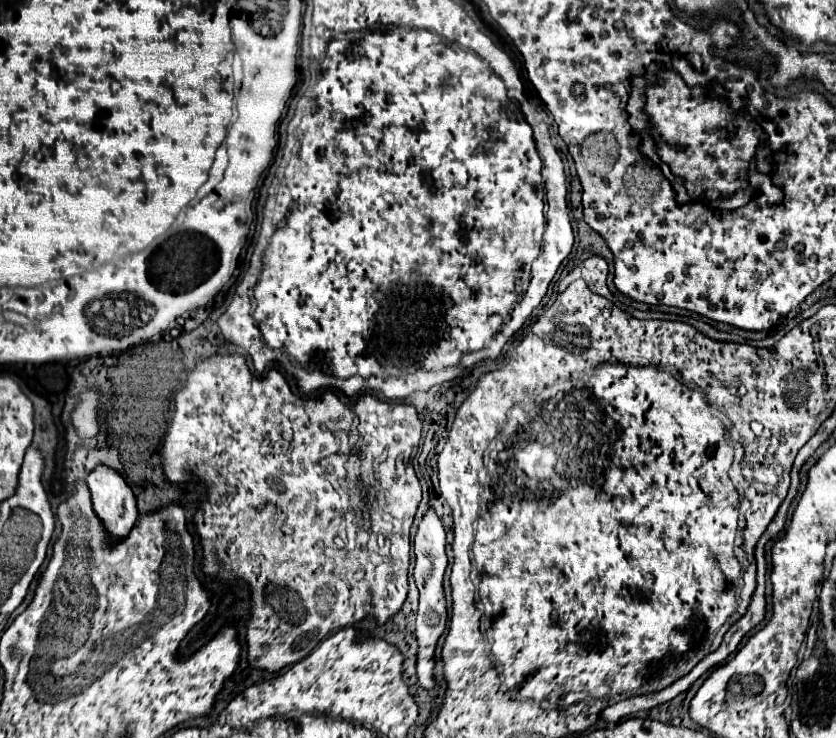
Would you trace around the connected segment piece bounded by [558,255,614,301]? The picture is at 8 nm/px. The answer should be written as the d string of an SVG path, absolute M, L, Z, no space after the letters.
M592 255L586 261L582 261L574 271L570 271L558 285L560 291L564 291L572 281L576 281L578 277L582 277L586 281L586 285L596 293L602 295L610 301L614 301L614 295L610 293L608 285L606 285L606 275L608 275L608 263L604 257L600 255Z

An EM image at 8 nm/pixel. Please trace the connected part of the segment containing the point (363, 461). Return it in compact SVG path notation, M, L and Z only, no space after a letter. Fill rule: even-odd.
M218 355L206 359L204 363L196 365L196 371L188 375L188 383L180 395L176 395L176 415L172 419L172 427L164 439L164 471L172 483L186 483L190 473L208 485L208 501L200 507L194 515L196 531L202 537L204 545L204 573L212 577L220 577L224 583L230 581L246 581L250 583L252 591L252 617L246 625L246 639L248 639L248 661L252 667L260 667L266 671L280 671L286 665L298 663L304 659L314 647L318 647L332 631L340 631L364 619L366 615L374 615L378 625L384 625L394 613L400 611L406 593L408 593L408 570L411 563L410 530L414 523L414 515L418 503L422 499L422 487L412 467L412 457L418 453L418 441L422 433L422 423L418 413L412 405L404 403L380 403L376 405L376 415L364 417L364 429L356 427L354 421L348 421L344 413L344 403L334 393L322 393L320 397L304 397L294 395L284 375L276 369L268 371L264 377L254 377L242 355ZM354 433L360 435L360 443L354 441ZM284 527L290 527L292 533L284 533Z

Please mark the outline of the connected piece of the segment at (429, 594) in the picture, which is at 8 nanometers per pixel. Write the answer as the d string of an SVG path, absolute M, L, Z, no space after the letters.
M428 509L428 513L422 517L418 525L418 533L414 539L414 553L416 553L416 565L414 565L414 581L420 591L420 609L416 615L416 639L418 639L418 663L416 663L416 675L420 685L430 693L436 689L434 679L434 649L440 639L440 635L446 631L448 611L446 611L446 597L444 597L444 571L448 567L446 557L446 535L442 521L436 517L434 509Z

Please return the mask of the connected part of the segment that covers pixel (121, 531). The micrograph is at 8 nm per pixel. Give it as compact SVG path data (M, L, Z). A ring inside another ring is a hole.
M98 465L88 475L86 483L94 499L94 511L104 519L108 531L120 537L128 535L138 519L138 509L136 495L122 475L108 465Z

